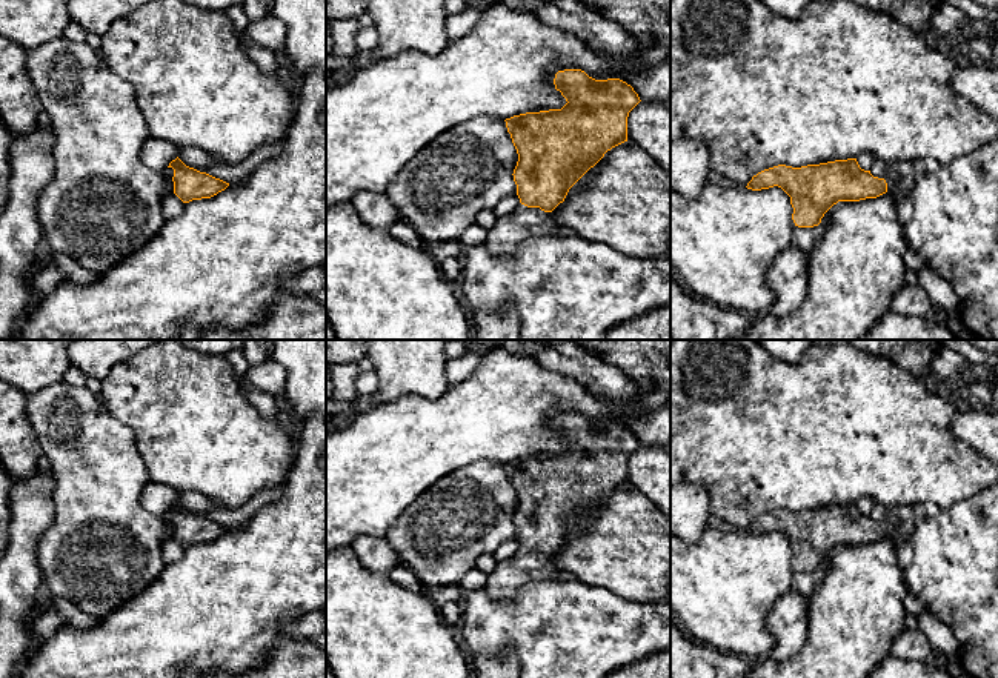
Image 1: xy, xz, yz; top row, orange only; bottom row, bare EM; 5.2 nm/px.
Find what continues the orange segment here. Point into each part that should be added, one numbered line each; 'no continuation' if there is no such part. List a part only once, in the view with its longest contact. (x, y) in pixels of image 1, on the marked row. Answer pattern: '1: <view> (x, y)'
1: xz (509, 231)

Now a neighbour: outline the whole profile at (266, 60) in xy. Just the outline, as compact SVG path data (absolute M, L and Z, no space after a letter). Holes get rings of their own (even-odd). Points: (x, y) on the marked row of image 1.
M240 35L241 46L246 55L266 74L278 75L277 52L268 51L255 43L251 43Z

